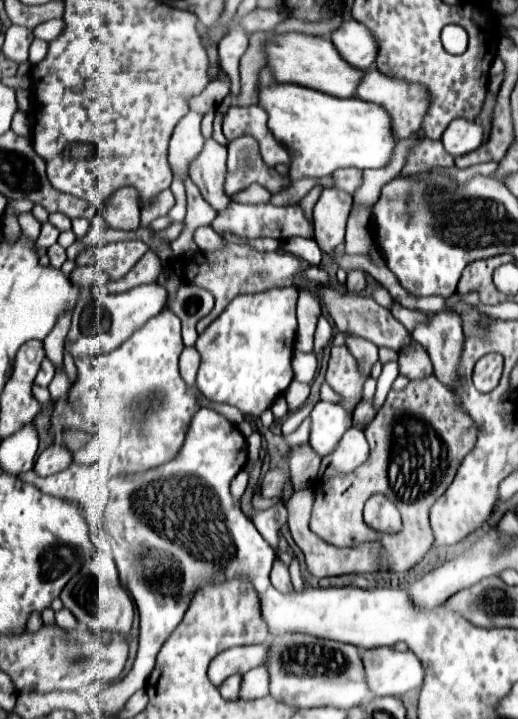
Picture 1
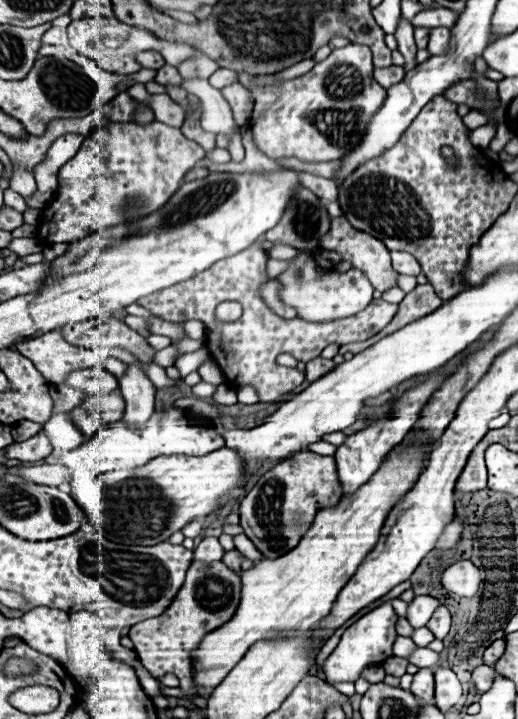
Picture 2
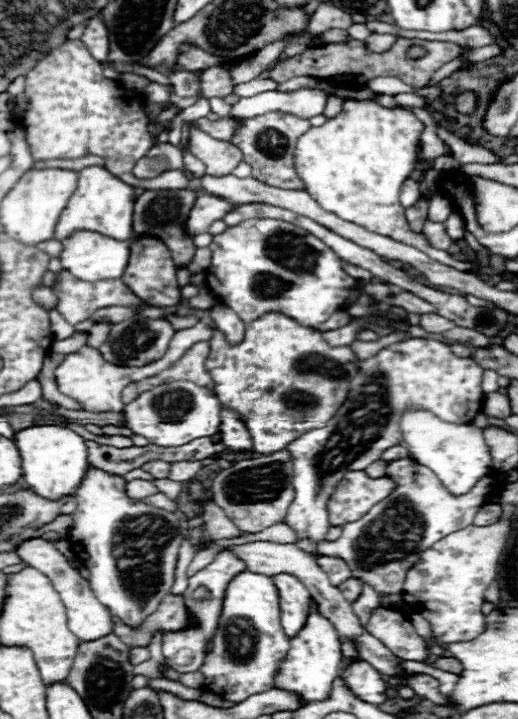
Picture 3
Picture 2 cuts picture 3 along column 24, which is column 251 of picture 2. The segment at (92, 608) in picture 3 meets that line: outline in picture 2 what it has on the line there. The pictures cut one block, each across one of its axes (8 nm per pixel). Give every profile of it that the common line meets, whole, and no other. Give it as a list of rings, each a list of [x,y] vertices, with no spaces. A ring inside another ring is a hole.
[[[238,534],[238,536],[234,536],[234,544],[236,544],[236,550],[238,550],[244,558],[248,558],[248,560],[252,560],[252,562],[258,562],[258,560],[264,558],[262,552],[256,550],[256,546],[252,544],[252,540],[246,538],[246,534]]]

